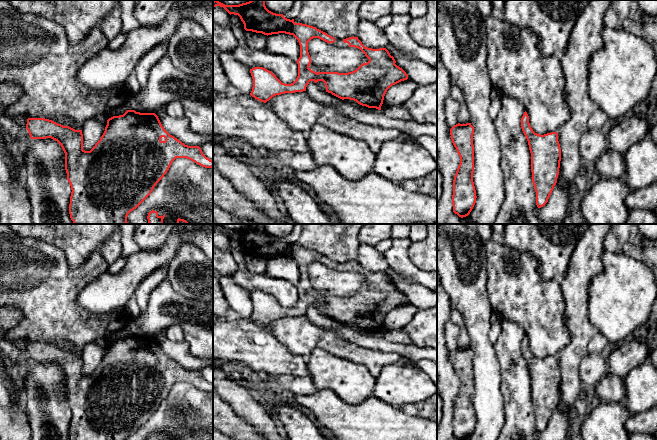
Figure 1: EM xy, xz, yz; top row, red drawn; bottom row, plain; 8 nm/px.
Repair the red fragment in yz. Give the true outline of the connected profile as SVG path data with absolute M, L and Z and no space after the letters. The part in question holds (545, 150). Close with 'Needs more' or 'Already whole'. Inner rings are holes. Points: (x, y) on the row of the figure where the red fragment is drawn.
M526 111L521 118L521 128L531 153L531 178L536 192L536 205L541 208L548 202L559 175L561 148L558 133L535 133Z. Already whole

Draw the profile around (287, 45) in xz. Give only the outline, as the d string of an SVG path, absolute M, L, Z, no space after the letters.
M285 33L268 35L264 51L283 55L295 62L300 57L298 40L293 35Z

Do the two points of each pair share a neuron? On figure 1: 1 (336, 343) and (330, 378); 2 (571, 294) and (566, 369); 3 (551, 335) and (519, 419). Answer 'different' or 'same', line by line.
1: different
2: same
3: different

